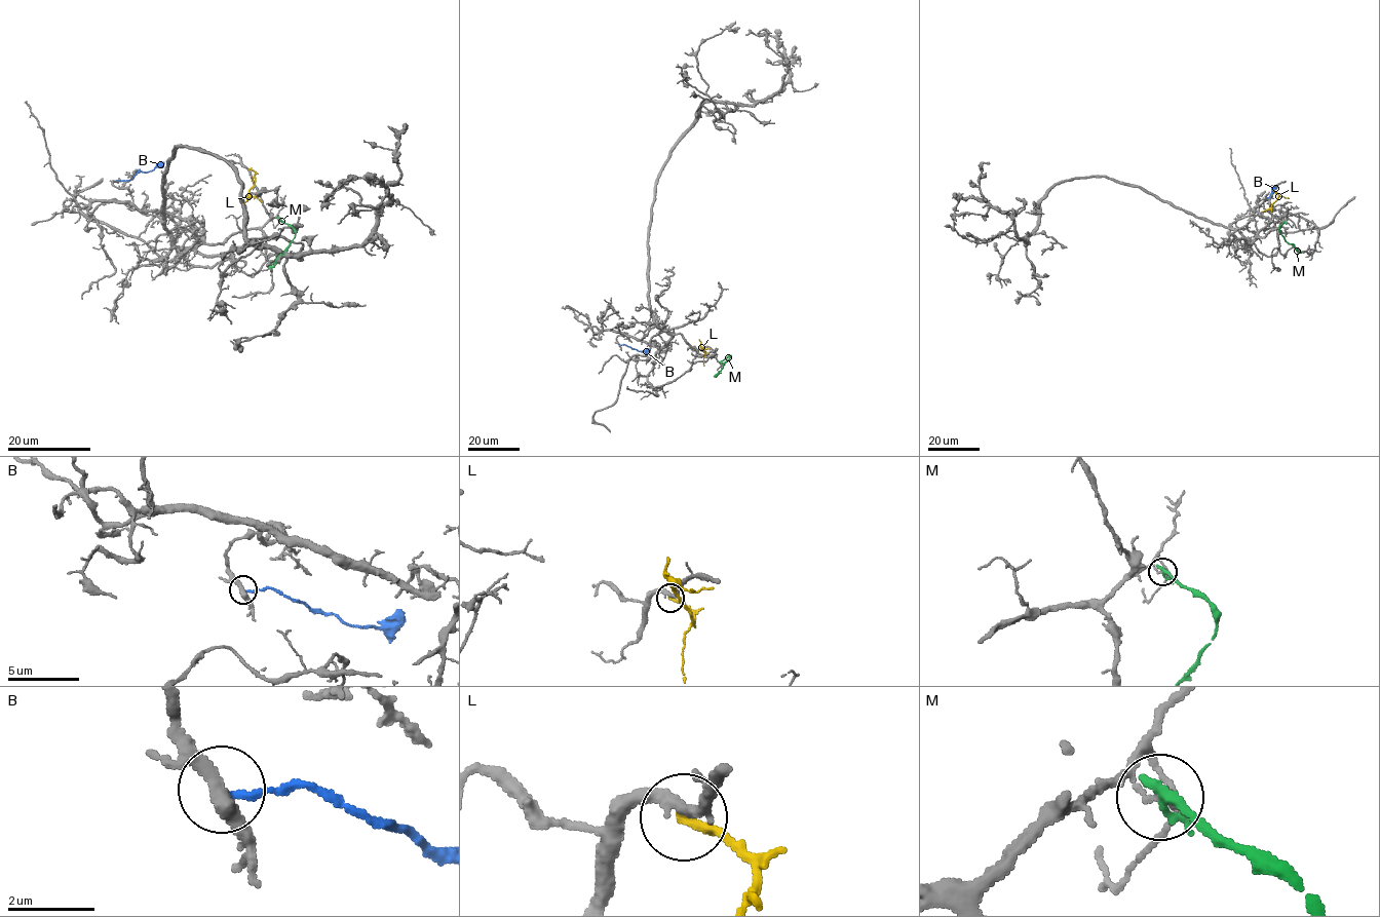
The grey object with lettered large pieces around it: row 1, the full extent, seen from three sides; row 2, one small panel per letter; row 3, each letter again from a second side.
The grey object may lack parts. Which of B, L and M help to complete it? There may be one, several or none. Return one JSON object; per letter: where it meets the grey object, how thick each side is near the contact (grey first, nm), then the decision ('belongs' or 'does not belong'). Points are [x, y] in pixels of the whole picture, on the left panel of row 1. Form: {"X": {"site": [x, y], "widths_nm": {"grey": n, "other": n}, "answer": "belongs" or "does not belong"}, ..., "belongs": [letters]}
{"B": {"site": [117, 181], "widths_nm": {"grey": 360, "other": 180}, "answer": "does not belong"}, "L": {"site": [247, 168], "widths_nm": {"grey": 260, "other": 240}, "answer": "does not belong"}, "M": {"site": [279, 219], "widths_nm": {"grey": 90, "other": 280}, "answer": "does not belong"}, "belongs": []}

